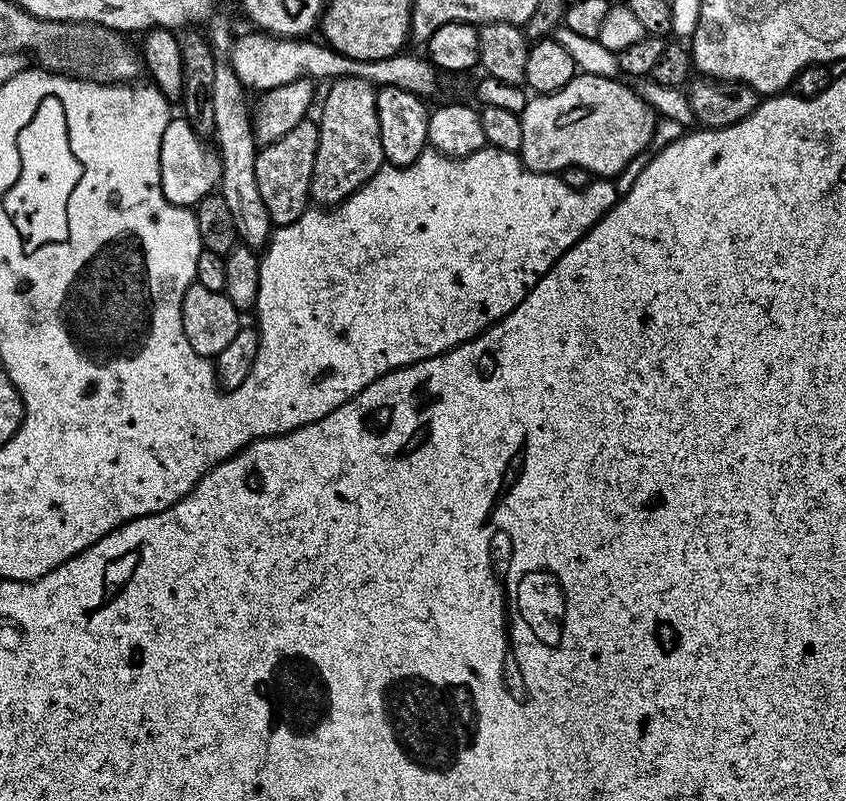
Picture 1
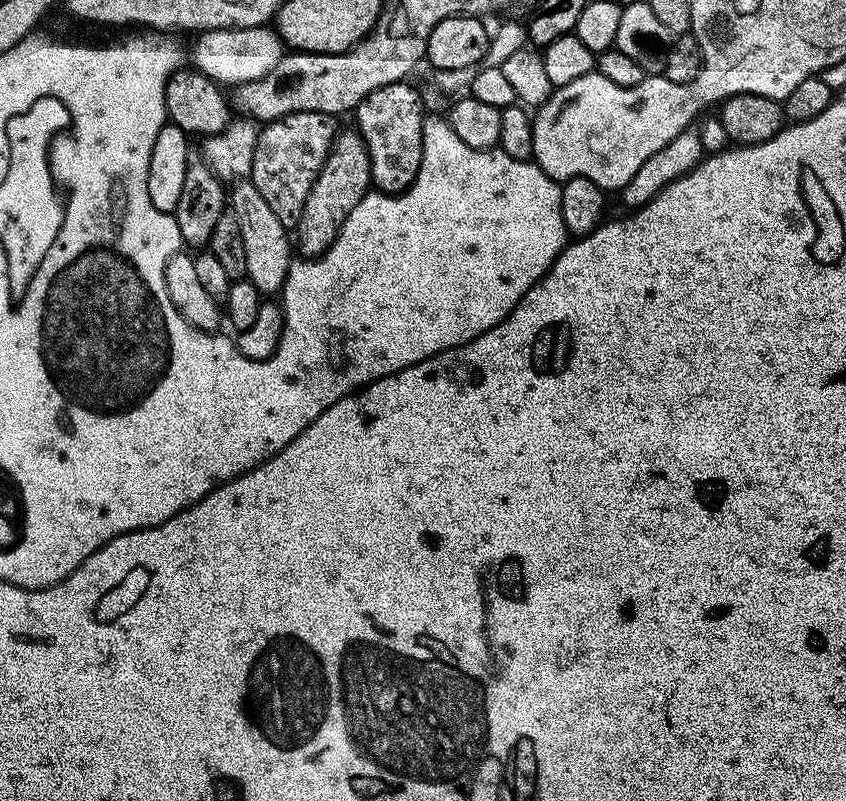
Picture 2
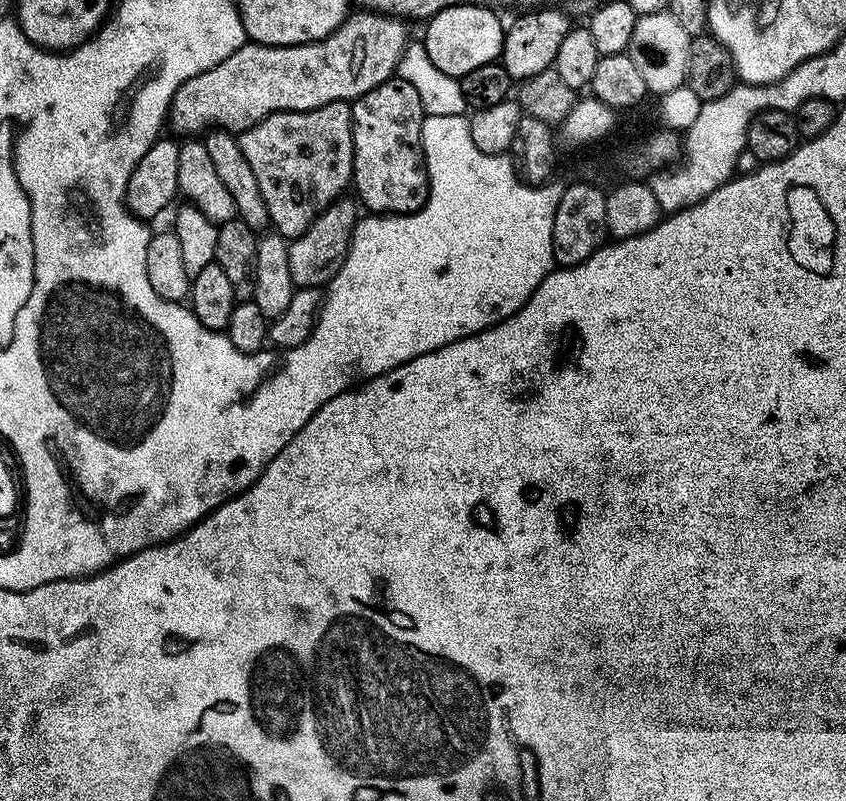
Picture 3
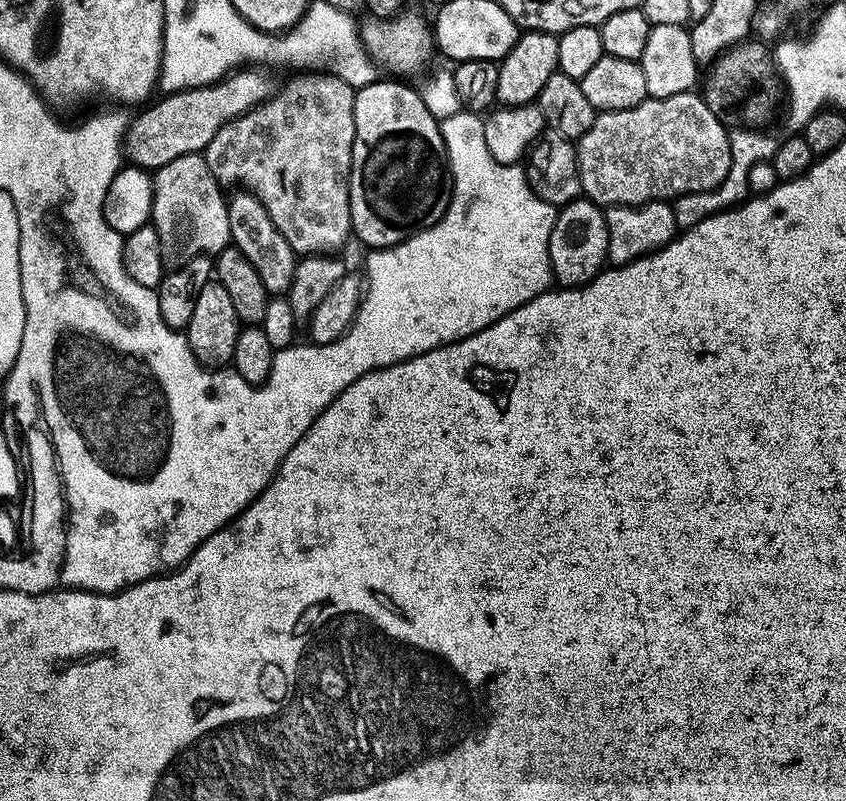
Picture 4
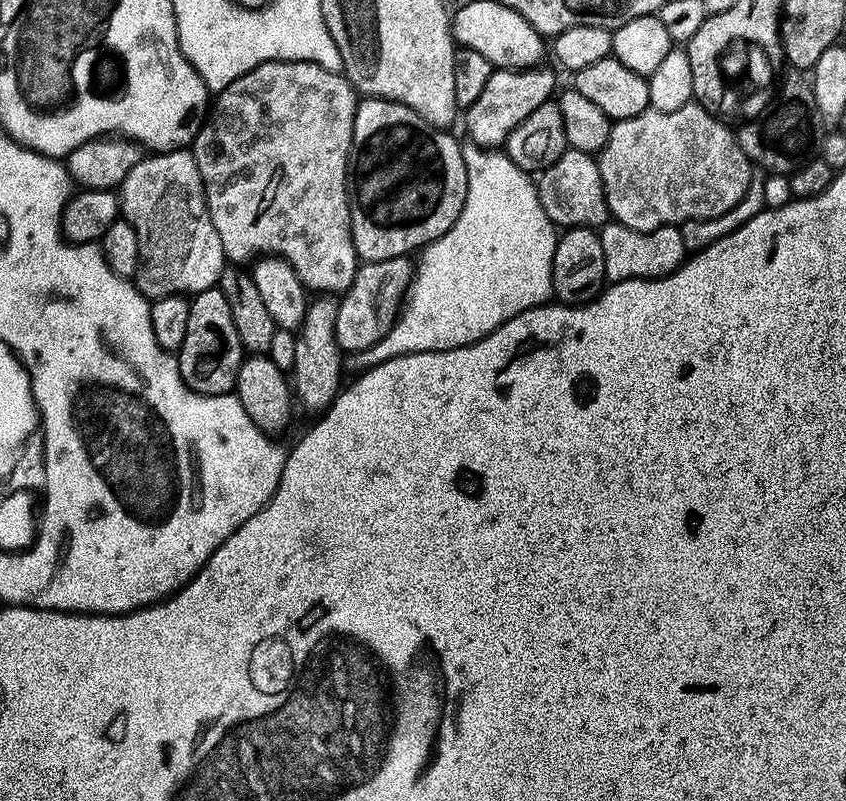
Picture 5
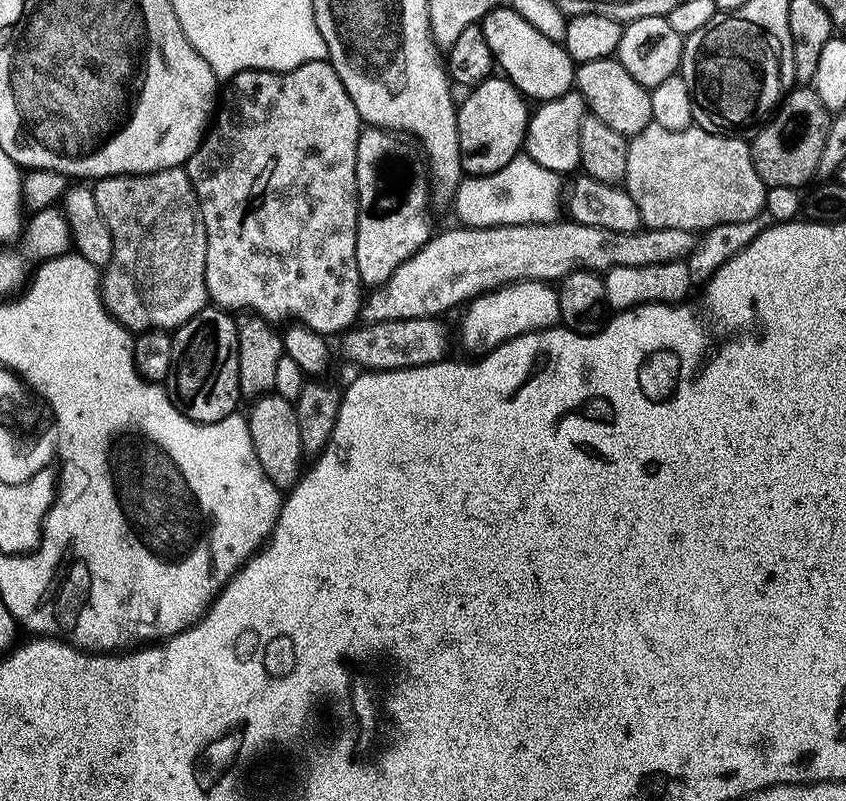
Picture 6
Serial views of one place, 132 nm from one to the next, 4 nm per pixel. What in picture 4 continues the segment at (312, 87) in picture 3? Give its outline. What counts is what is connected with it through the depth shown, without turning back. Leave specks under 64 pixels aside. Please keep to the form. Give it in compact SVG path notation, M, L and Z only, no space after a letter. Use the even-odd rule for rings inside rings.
M233 70L215 84L183 88L180 92L167 93L157 104L149 103L142 110L145 112L131 119L122 141L123 155L127 159L129 156L135 167L155 170L182 155L203 153L210 138L214 138L226 122L246 114L273 95L272 80L264 72L267 71Z

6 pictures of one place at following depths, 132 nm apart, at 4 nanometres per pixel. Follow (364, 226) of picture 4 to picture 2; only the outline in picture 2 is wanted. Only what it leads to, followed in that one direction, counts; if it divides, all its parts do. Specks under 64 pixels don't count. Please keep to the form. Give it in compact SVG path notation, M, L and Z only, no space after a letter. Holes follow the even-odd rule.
M401 82L374 90L354 109L355 127L366 142L370 154L373 185L379 191L399 194L416 181L424 149L424 104L411 88L411 83Z

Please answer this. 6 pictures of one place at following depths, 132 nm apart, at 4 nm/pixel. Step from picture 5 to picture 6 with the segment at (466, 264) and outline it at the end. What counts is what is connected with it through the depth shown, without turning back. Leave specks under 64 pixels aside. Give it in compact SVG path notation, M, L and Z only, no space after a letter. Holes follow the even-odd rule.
M524 152L494 174L463 177L454 193L456 212L469 228L551 224L562 214L562 197L566 186L562 180L561 173L539 165ZM520 280L493 291L485 291L473 299L464 310L464 317L460 320L460 344L466 351L476 352L472 354L492 352L510 338L518 338L522 334L537 332L543 328L555 328L560 324L556 288L543 280Z

